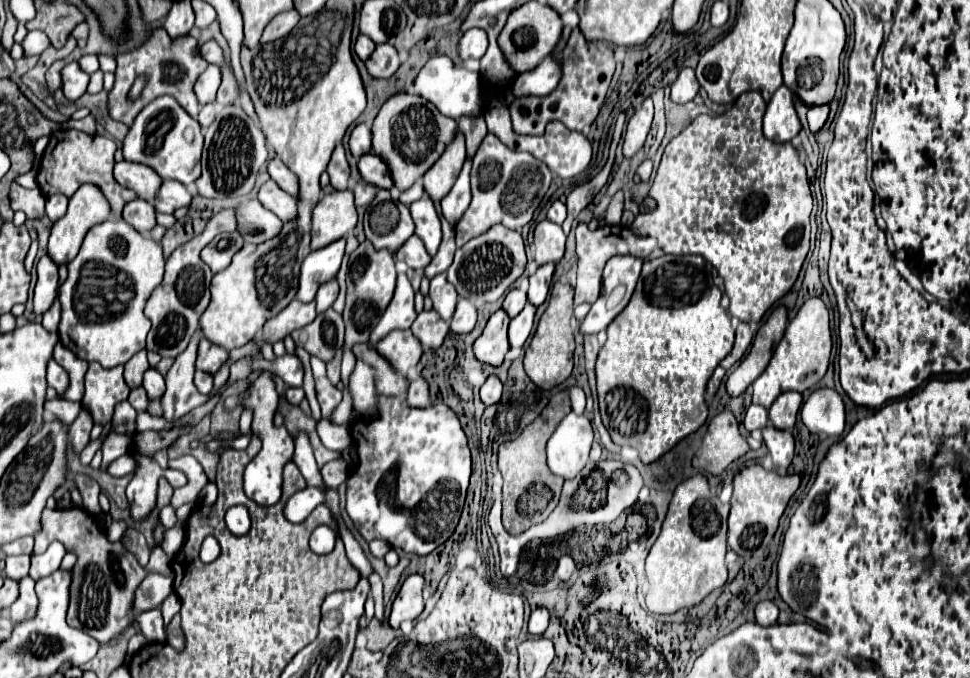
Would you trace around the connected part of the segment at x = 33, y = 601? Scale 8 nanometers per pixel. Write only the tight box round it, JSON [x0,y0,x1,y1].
[9,577,39,623]

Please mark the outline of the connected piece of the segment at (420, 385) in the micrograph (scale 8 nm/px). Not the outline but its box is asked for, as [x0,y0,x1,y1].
[407,377,431,407]

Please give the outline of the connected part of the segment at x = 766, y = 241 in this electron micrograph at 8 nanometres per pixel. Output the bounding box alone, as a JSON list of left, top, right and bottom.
[631,91,813,323]

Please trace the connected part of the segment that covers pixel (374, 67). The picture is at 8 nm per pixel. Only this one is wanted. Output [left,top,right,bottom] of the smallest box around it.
[365,43,401,77]

